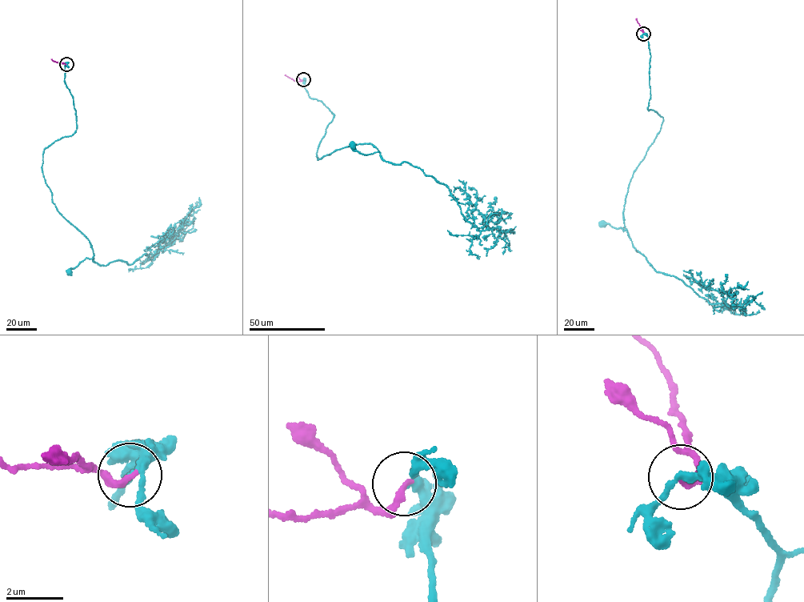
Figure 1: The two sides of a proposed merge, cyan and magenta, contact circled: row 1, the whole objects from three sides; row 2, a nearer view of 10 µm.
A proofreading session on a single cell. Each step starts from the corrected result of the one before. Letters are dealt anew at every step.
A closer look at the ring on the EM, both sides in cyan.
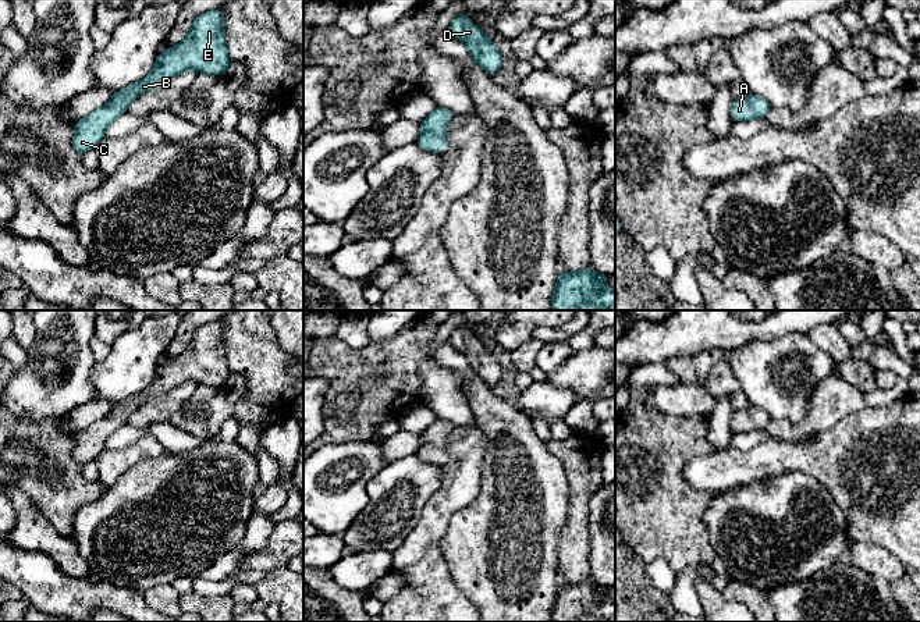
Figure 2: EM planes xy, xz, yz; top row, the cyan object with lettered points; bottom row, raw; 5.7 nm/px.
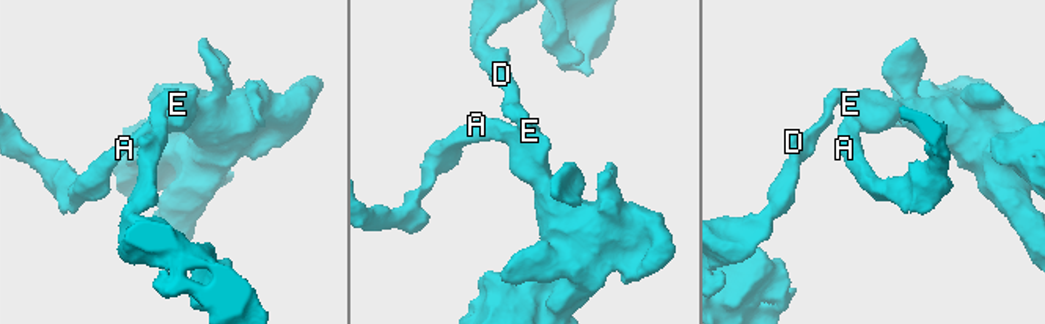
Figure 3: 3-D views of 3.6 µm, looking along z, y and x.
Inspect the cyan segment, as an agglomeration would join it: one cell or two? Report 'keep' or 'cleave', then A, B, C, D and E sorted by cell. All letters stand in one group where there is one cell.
keep; A B C D E

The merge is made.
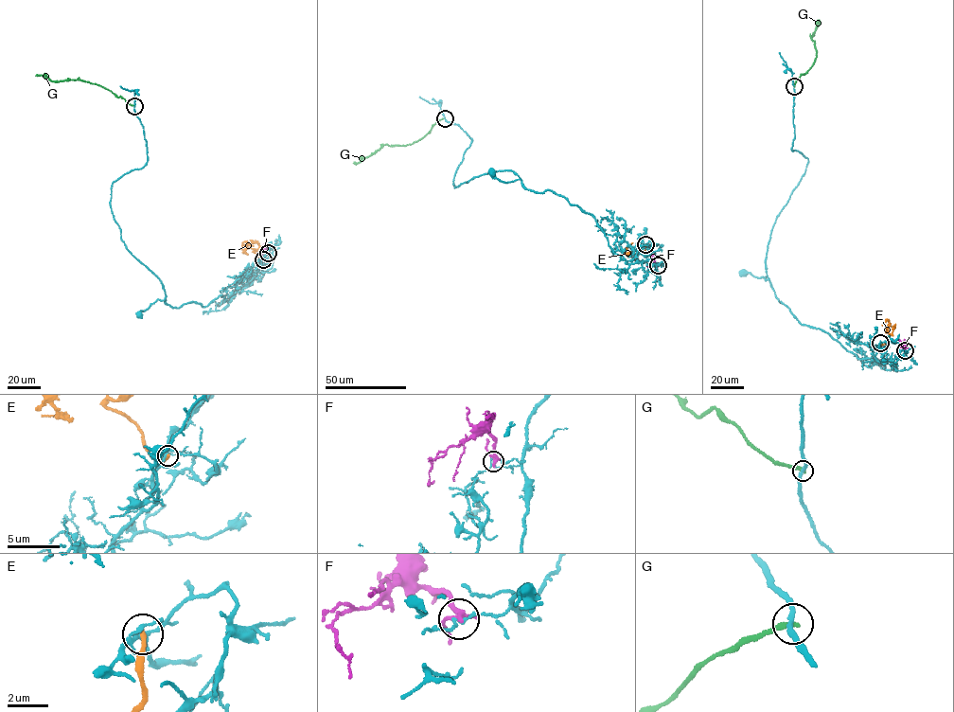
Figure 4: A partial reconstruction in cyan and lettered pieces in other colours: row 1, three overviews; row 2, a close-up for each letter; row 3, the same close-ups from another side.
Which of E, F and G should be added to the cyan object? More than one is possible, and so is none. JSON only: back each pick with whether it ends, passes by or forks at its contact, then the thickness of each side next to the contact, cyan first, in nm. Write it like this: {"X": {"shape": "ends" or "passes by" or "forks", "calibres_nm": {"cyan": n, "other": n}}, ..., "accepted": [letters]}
{"accepted": []}

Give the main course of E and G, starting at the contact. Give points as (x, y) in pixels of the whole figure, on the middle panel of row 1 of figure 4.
E: (645, 244), (644, 253), (637, 254), (638, 251), (626, 254), (627, 247), (632, 242)
G: (445, 117), (437, 121), (426, 135), (412, 144), (382, 146), (363, 160), (353, 163)

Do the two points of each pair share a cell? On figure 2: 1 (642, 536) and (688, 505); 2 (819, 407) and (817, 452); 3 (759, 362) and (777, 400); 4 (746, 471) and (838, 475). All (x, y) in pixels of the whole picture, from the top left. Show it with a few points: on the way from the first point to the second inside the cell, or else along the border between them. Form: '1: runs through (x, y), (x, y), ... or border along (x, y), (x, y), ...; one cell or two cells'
1: runs through (653, 525), (663, 515), (677, 509); one cell
2: border along (846, 416), (819, 434); two cells
3: runs through (764, 372), (764, 383), (770, 390); one cell
4: runs through (768, 461), (816, 461); one cell

